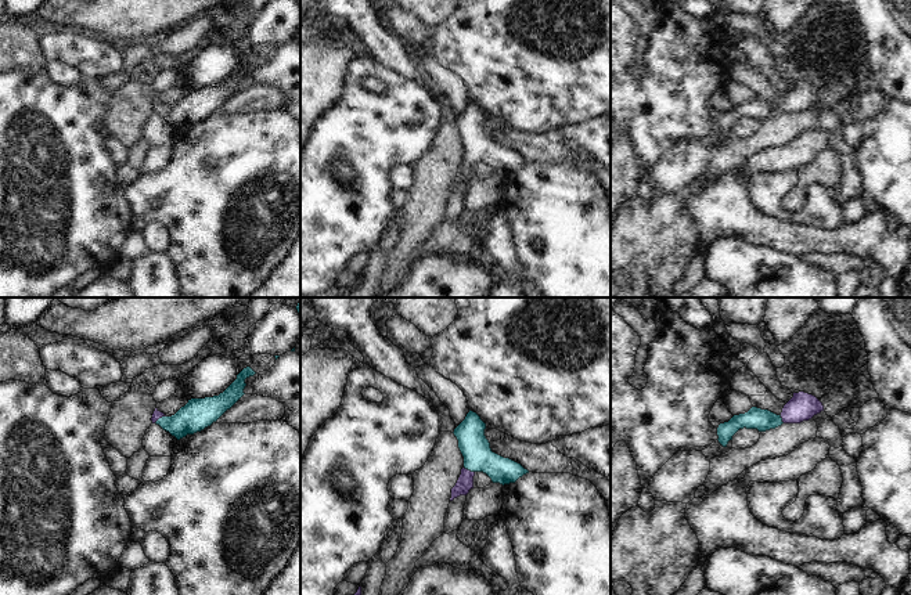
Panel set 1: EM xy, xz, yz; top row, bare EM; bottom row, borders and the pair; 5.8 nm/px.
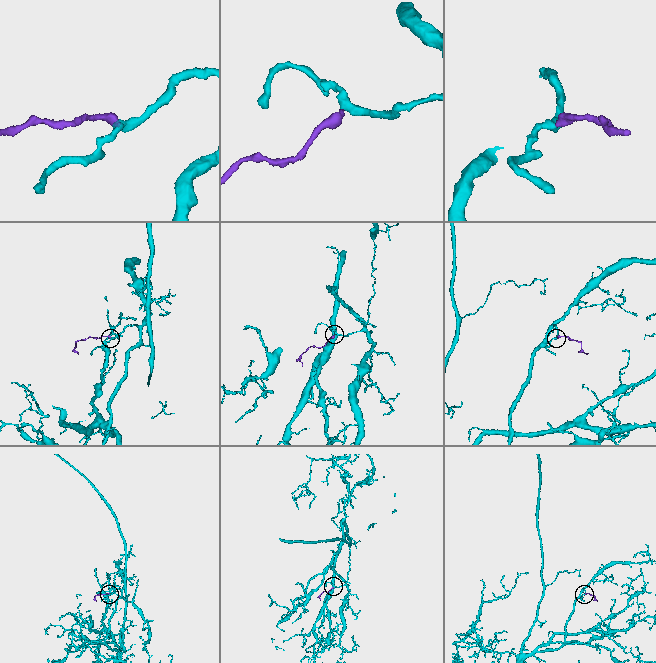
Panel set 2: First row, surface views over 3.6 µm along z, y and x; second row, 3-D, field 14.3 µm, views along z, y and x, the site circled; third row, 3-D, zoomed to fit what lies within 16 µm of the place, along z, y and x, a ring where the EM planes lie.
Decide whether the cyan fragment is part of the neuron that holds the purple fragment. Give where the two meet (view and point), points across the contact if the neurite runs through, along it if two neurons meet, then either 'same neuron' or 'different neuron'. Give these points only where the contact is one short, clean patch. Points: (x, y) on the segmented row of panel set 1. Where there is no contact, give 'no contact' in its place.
contact xz (470, 471); way xz (465, 482), (470, 471), (478, 457); same neuron

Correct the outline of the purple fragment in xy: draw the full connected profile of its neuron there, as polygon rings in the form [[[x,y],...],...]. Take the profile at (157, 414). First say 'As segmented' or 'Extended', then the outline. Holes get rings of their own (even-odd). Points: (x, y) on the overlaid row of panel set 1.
Extended. [[[246,367],[237,379],[219,396],[205,399],[191,399],[174,415],[166,416],[158,408],[152,414],[152,423],[159,425],[177,440],[187,434],[204,430],[216,422],[227,410],[230,410],[245,393],[245,379],[256,372]]]

